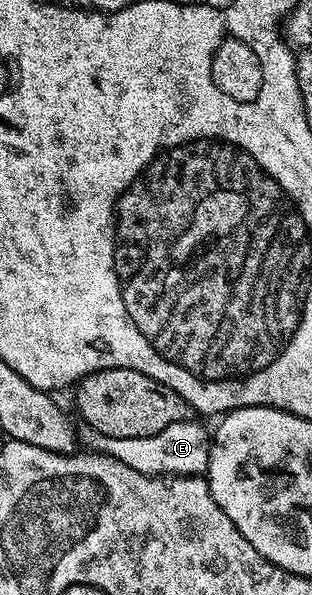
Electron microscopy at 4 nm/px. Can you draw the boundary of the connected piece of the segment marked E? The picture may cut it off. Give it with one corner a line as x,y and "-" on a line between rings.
196,419
170,423
166,431
158,431
158,435
150,435
142,439
114,439
101,433
91,431
83,434
85,446
93,450
107,453
109,457
118,459
139,473
147,473
149,477
175,475
178,477
198,477
207,474
210,459
210,433
196,422

